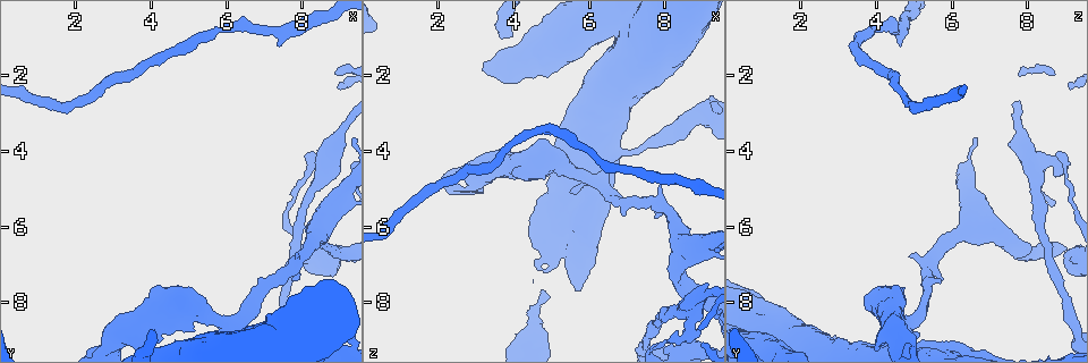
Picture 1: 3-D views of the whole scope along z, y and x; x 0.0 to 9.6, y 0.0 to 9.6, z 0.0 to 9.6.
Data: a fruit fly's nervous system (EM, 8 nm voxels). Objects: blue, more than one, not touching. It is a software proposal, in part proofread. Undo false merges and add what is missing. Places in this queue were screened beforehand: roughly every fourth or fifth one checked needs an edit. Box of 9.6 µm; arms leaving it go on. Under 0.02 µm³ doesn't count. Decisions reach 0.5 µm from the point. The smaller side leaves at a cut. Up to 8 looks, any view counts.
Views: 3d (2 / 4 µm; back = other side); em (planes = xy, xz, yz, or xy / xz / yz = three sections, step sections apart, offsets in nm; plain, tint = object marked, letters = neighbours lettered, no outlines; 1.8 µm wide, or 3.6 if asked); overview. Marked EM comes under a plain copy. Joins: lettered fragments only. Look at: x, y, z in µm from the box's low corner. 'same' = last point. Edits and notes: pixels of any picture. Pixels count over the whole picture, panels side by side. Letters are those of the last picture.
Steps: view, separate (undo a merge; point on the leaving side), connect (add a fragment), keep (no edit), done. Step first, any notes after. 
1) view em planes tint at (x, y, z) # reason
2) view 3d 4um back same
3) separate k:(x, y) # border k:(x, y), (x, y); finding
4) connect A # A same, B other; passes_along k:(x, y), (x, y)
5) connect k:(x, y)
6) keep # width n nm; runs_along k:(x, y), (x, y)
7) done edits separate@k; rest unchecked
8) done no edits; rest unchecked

view em planes letters at (8.60, 5.75, 6.55) # thick turns thin

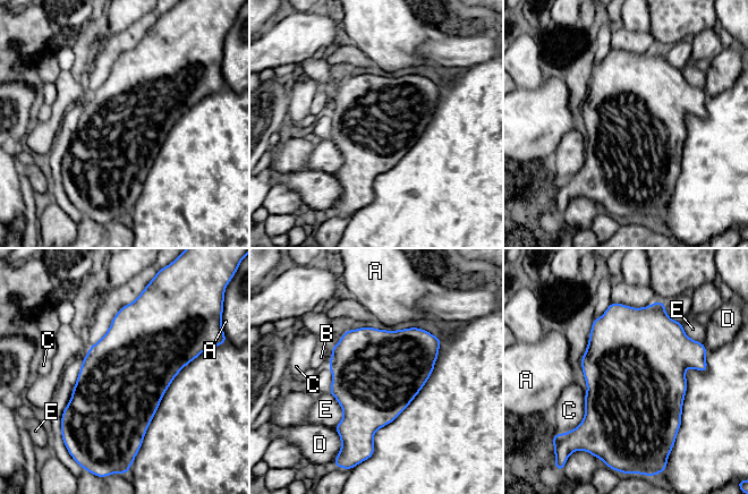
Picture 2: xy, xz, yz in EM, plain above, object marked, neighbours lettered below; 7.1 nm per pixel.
keep # width 600 nm; A other, B other, C other, D other, E other; border 2:(329, 393), (342, 410), (334, 427); continuous, no second neuron

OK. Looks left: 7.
view em planes tint at (8.40, 4.35, 9.00) # thick turns thin

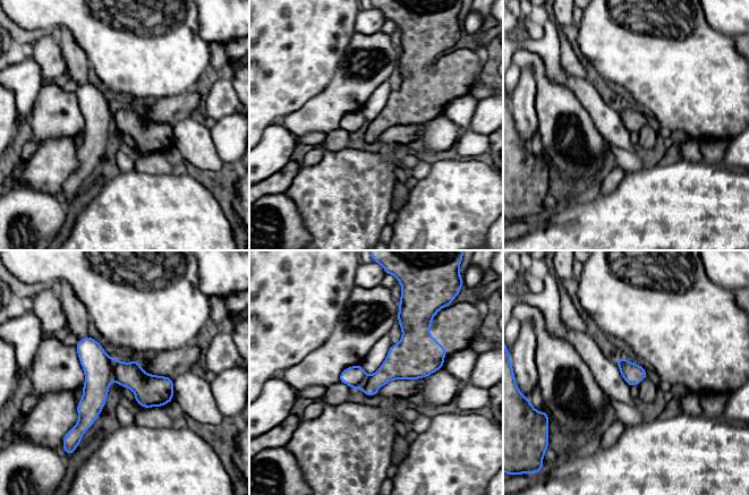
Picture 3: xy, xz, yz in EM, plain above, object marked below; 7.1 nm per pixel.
view em planes letters same

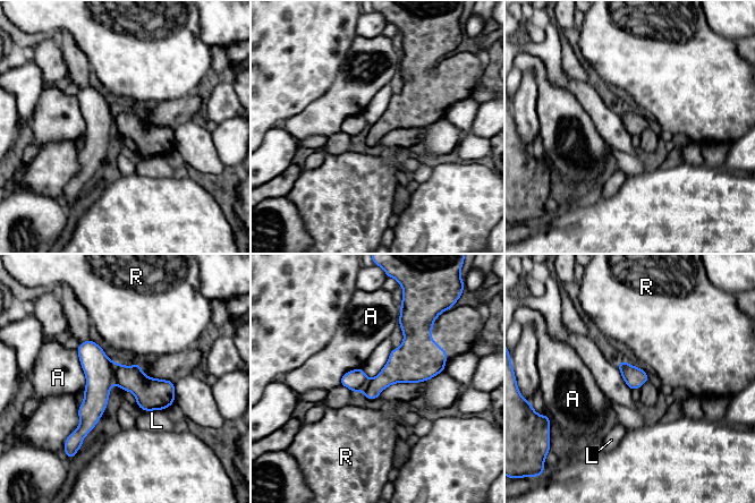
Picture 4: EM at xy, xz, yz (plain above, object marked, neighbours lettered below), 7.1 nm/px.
separate 4:(132, 378) # A other, L other, R other; border 4:(117, 364), (112, 381); a second neuron is stuck on

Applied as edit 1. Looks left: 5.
view 3d 4um at (2.95, 9.15, 4.50) # thin arm on a thick one

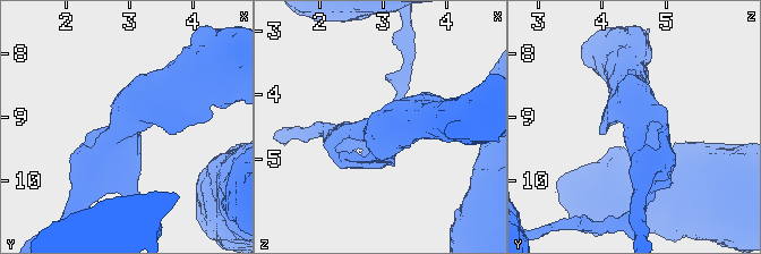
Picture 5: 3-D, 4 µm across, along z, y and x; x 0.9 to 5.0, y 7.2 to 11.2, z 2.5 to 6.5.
view em 3.6um planes tint at (3.05, 9.10, 4.45)

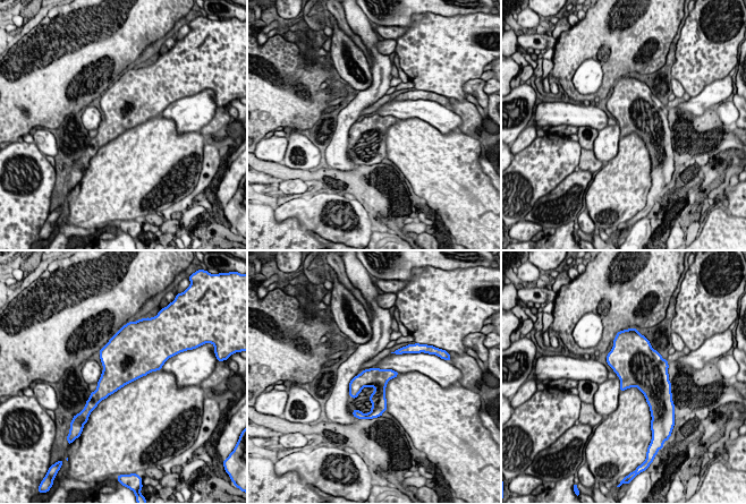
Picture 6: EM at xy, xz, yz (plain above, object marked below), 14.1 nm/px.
view em 3.6um planes letters same # what lies round it

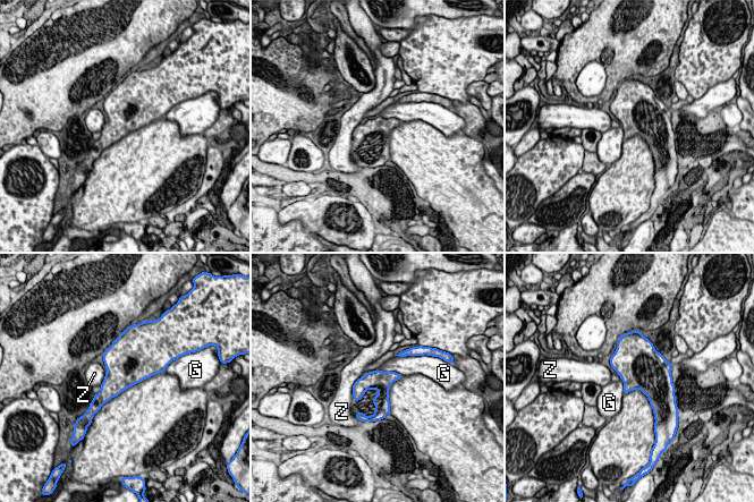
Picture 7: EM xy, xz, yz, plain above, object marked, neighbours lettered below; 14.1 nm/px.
keep # width 320 nm; G other, Z other; border 7:(376, 369), (397, 372), (401, 375); one neuron here

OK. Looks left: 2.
done edits separate@4; rest unchecked

